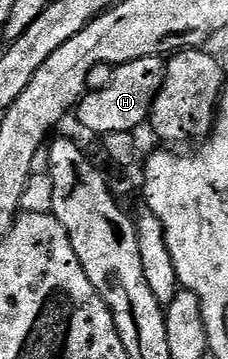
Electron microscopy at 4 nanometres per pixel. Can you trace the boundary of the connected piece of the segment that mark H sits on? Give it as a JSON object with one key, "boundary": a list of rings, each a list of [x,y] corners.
{"boundary":[[[149,56],[117,65],[113,69],[108,86],[87,91],[86,95],[79,100],[76,109],[79,126],[95,132],[95,137],[101,138],[106,134],[115,134],[120,131],[131,132],[134,128],[147,123],[154,99],[164,80],[165,69],[166,60],[160,56]]]}

